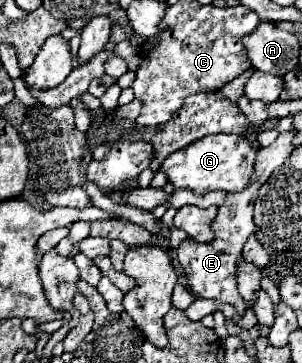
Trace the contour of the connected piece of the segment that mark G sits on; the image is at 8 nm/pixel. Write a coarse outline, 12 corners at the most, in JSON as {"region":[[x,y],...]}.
{"region":[[206,135],[164,159],[174,187],[238,193],[256,149],[246,135]]}

